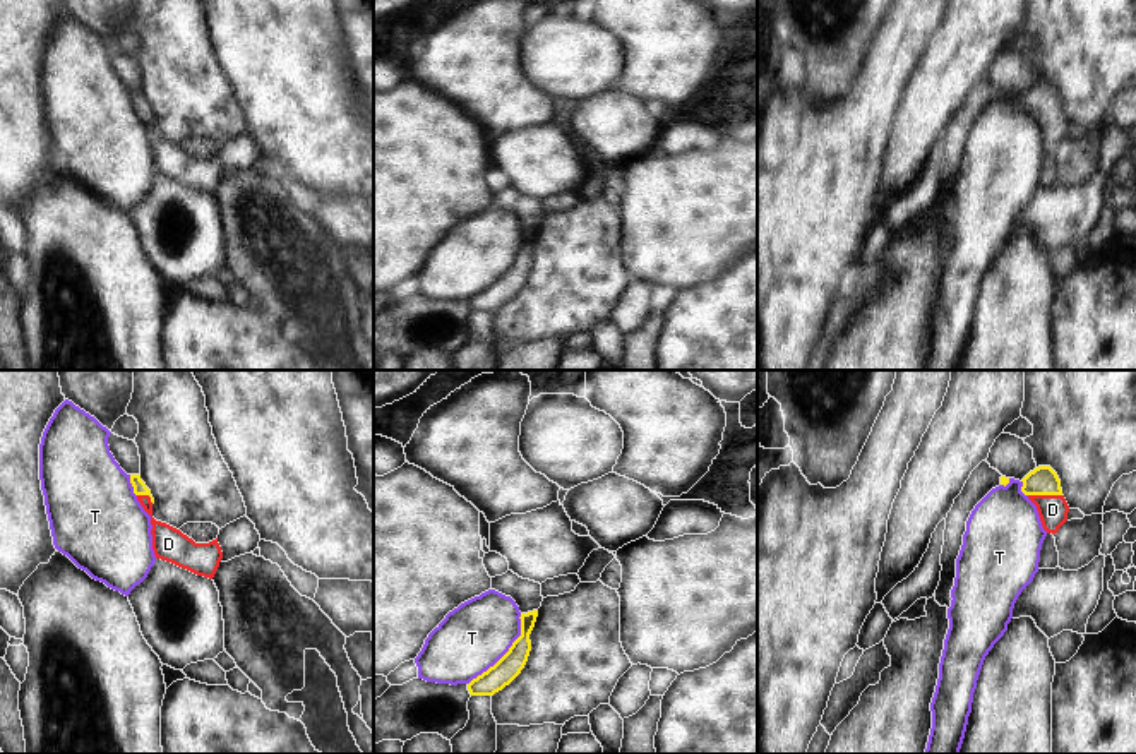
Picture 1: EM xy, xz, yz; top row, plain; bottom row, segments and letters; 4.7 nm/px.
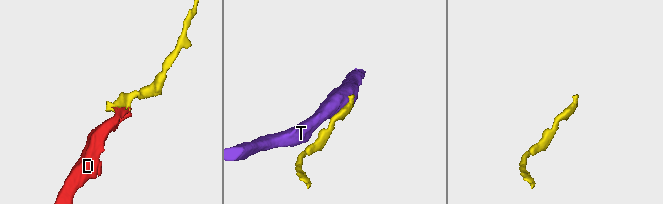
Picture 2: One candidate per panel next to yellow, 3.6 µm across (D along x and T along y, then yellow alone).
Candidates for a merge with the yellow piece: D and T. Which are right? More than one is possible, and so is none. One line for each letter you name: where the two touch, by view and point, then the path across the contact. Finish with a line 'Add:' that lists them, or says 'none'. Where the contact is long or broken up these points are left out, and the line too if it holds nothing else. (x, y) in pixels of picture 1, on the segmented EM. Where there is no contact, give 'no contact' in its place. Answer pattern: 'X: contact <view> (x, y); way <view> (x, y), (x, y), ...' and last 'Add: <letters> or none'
D: contact yz (1046, 494); way yz (1042, 480), (1046, 494), (1052, 509)
Add: D

